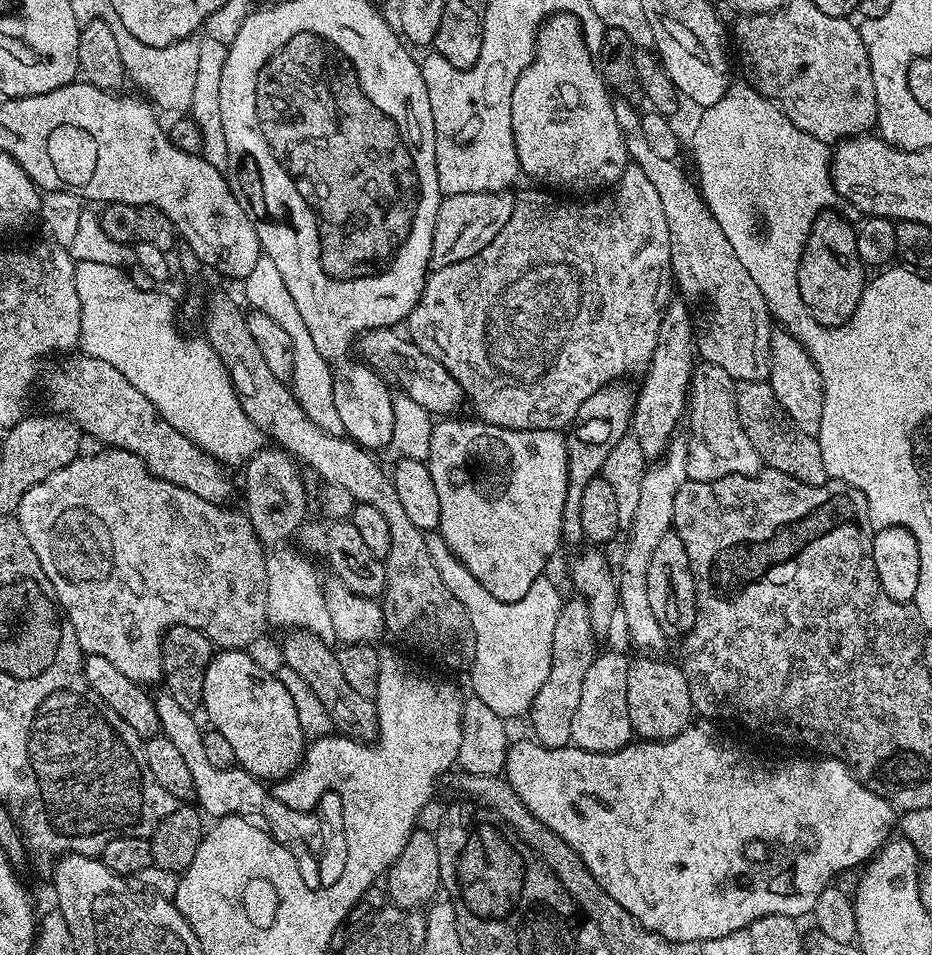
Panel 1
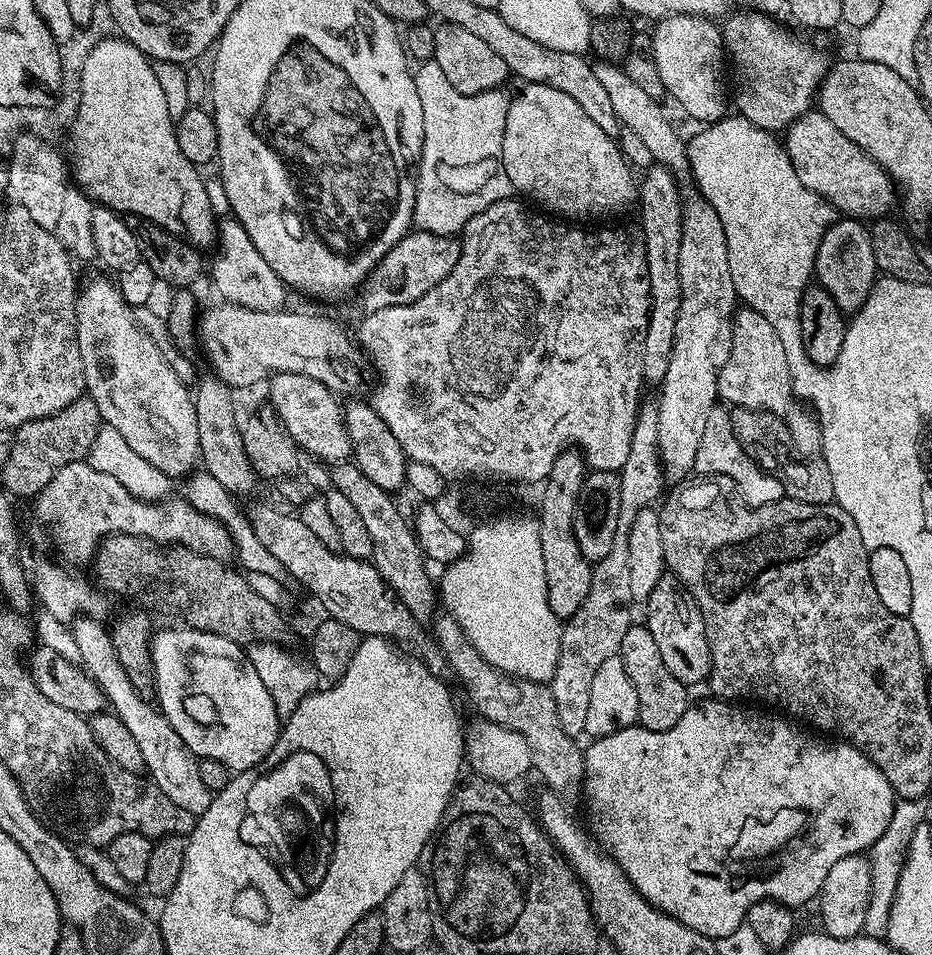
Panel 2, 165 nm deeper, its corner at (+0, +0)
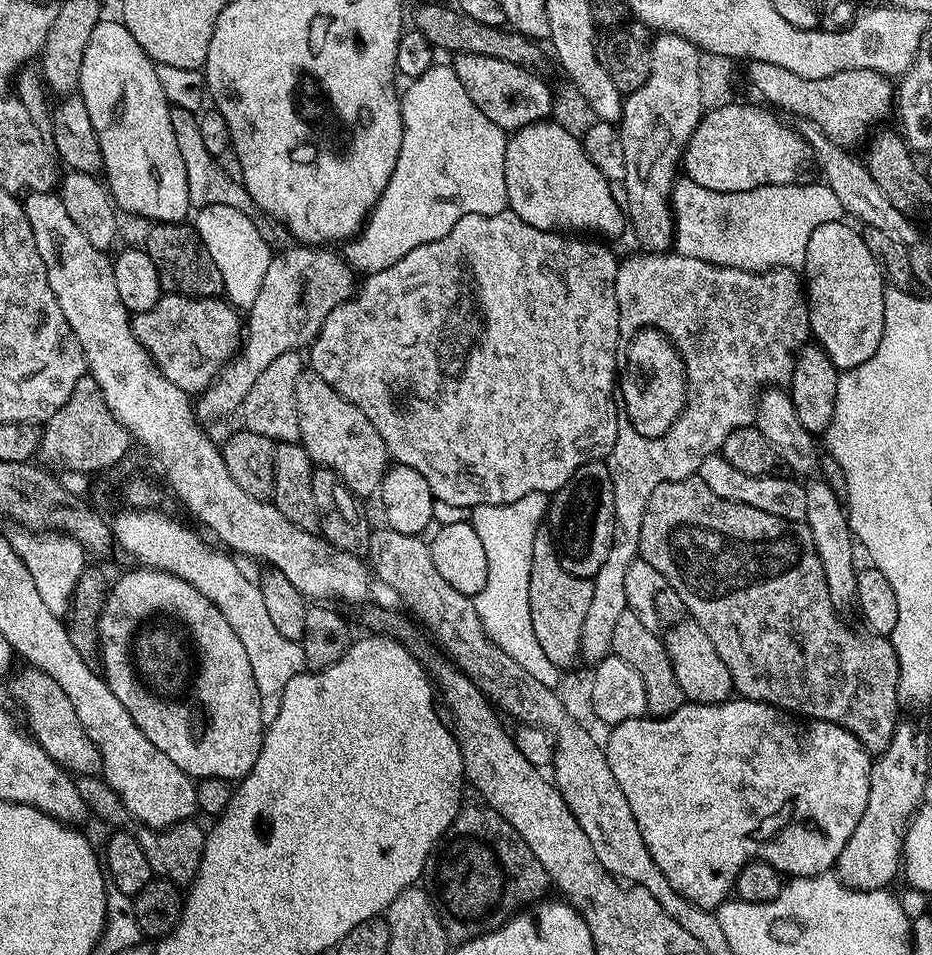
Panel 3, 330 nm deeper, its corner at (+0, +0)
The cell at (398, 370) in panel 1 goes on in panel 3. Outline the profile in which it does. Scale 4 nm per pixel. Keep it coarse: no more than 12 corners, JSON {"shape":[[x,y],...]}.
{"shape":[[161,295],[131,317],[156,368],[199,394],[242,347],[227,299]]}

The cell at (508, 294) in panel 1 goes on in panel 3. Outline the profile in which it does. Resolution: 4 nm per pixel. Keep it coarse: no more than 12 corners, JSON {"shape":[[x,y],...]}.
{"shape":[[511,210],[365,275],[311,371],[434,500],[618,434],[618,256]]}

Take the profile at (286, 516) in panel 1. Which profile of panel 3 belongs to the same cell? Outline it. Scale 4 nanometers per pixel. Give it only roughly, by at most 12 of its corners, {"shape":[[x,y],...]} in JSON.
{"shape":[[283,352],[254,378],[240,405],[262,438],[300,438],[294,386],[306,370]]}

